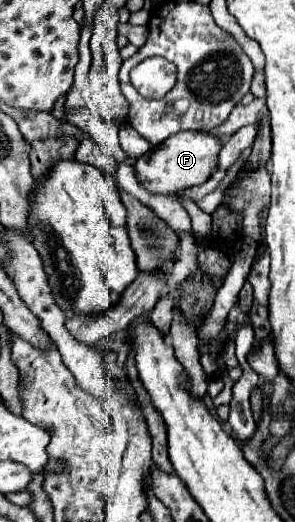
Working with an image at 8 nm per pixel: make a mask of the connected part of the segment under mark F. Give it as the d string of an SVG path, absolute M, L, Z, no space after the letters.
M176 133L154 151L138 157L136 175L144 189L152 193L180 193L182 189L202 185L202 181L210 179L214 173L214 165L218 165L218 153L222 149L222 141L214 139L210 133Z

